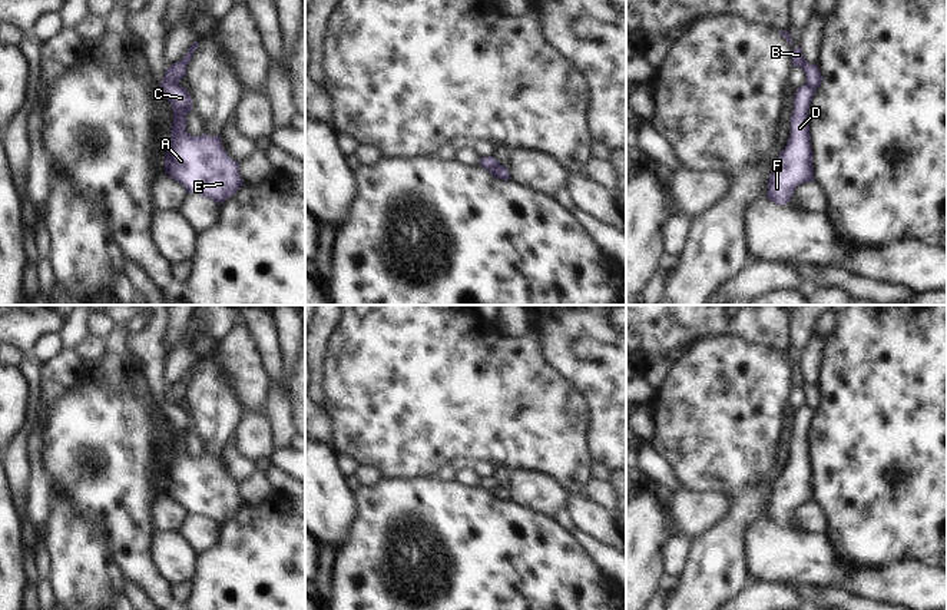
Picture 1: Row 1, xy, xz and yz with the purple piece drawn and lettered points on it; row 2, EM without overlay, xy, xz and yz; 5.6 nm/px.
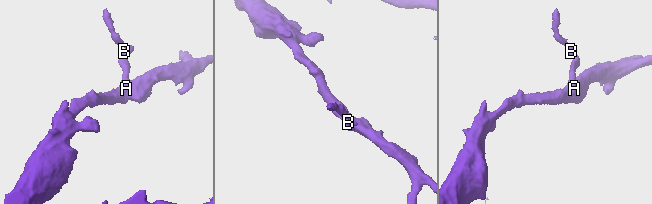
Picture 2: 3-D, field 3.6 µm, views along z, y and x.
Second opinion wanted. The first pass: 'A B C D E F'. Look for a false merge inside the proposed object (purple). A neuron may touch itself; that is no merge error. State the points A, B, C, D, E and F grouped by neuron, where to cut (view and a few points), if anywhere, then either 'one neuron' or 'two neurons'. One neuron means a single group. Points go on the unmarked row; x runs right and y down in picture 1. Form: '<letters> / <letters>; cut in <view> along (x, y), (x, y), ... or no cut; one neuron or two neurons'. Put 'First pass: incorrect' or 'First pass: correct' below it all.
A C D E F / B; cut in xy along (164, 398), (179, 407); two neurons
First pass: incorrect

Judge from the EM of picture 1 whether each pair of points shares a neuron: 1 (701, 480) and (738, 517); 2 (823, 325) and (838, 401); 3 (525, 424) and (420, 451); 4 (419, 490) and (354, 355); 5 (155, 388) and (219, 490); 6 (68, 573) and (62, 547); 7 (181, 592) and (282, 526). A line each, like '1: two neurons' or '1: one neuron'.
1: two neurons
2: two neurons
3: one neuron
4: two neurons
5: one neuron
6: one neuron
7: two neurons

